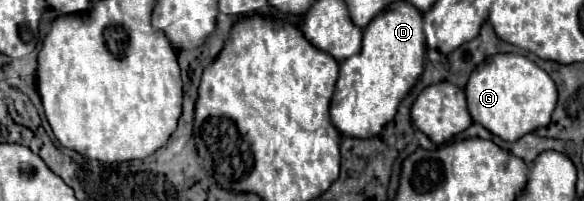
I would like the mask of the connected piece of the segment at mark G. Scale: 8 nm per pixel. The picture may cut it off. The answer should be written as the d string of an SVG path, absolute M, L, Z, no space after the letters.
M496 53L488 57L466 83L468 113L474 123L480 123L490 133L504 141L516 141L526 133L536 131L550 123L558 93L550 75L528 57L516 53Z

